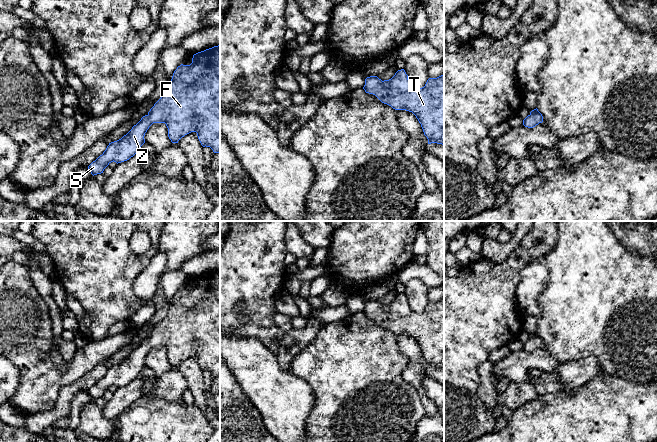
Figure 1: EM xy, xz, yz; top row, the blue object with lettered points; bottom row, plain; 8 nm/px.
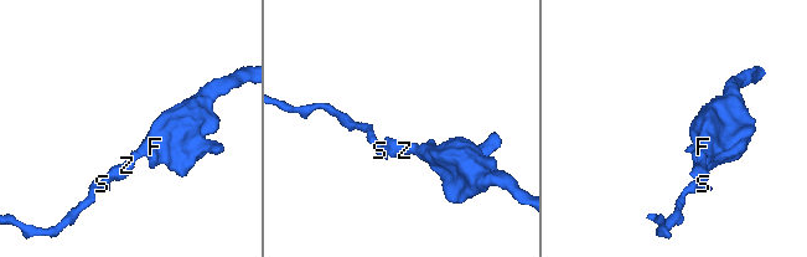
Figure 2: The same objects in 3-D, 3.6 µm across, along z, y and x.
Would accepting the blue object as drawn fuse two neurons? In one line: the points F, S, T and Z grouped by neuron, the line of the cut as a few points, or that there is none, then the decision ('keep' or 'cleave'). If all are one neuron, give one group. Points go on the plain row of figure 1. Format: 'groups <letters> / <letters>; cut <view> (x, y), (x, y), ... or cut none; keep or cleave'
groups F S T Z; cut none; keep

